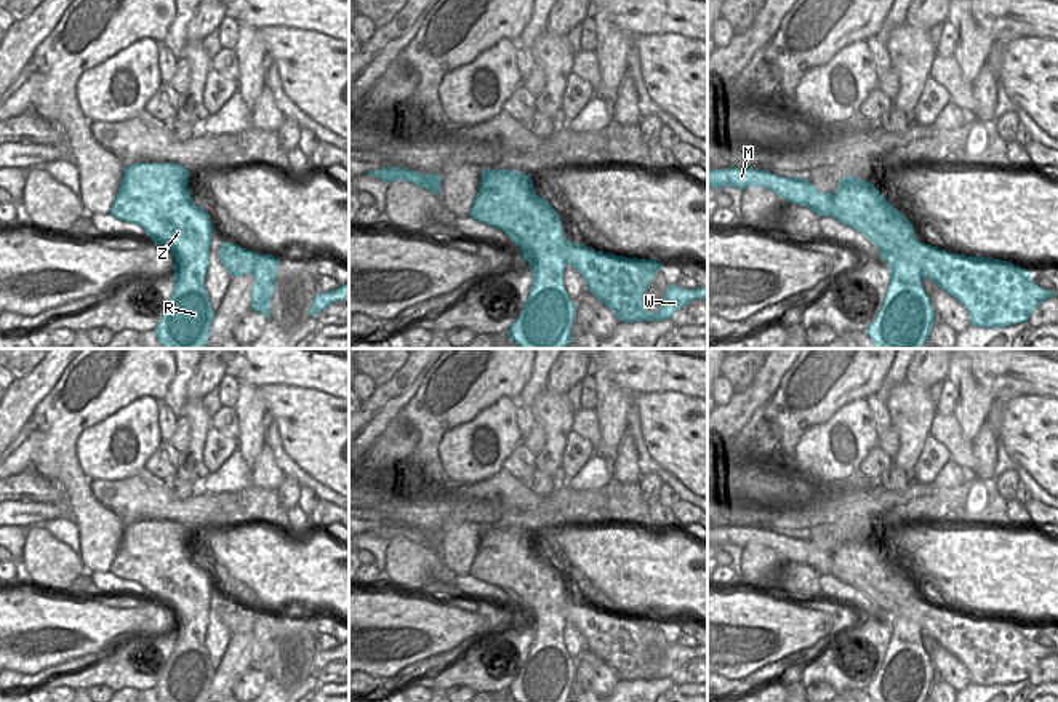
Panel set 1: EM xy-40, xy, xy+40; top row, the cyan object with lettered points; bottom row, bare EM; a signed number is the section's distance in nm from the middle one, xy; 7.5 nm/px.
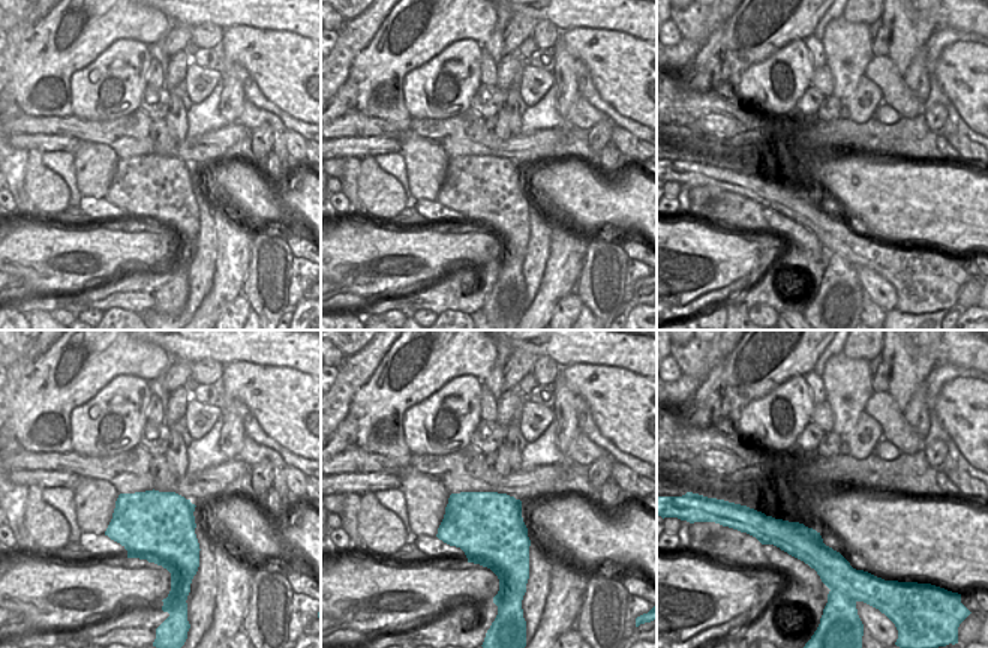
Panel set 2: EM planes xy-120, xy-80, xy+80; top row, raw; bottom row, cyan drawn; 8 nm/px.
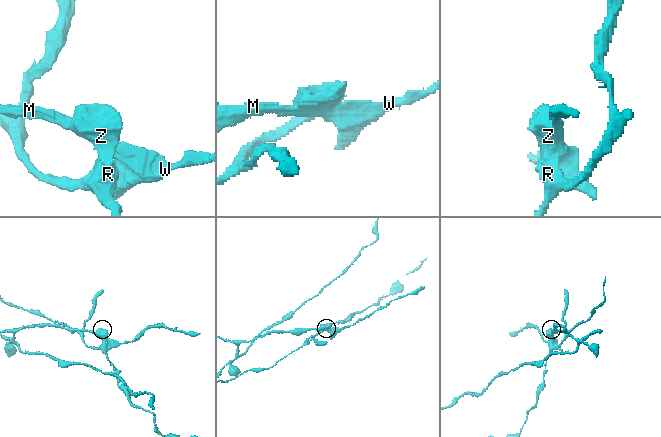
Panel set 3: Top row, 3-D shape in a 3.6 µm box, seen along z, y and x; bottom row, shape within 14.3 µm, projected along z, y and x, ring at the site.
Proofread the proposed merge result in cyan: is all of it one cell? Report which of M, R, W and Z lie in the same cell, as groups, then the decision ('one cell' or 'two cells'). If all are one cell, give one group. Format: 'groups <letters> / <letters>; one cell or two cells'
groups M W / R Z; two cells

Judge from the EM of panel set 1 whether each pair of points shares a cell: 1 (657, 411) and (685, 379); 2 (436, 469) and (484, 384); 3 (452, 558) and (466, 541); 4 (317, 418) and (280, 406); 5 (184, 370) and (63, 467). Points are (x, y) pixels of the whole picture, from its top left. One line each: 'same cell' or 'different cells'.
1: different cells
2: same cell
3: same cell
4: same cell
5: different cells

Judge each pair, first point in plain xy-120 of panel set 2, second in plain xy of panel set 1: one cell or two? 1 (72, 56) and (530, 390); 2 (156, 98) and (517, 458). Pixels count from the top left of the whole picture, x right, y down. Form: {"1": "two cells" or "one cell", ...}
{"1": "two cells", "2": "one cell"}

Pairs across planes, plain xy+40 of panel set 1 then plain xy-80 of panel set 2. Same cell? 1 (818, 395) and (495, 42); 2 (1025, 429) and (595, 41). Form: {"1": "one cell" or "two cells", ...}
{"1": "two cells", "2": "one cell"}

